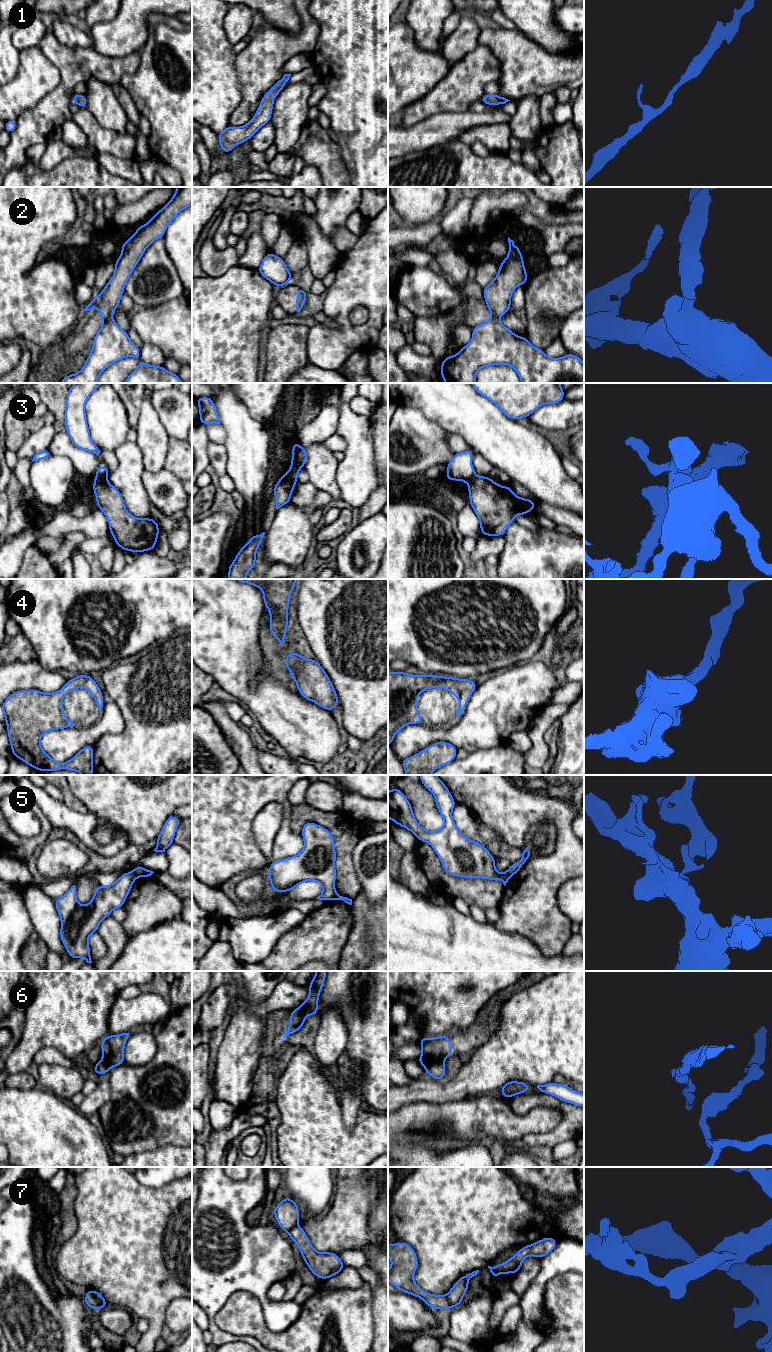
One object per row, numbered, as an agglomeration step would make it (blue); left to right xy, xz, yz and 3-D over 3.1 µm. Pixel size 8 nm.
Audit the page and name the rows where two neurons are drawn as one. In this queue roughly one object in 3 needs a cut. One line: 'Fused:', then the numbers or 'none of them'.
Fused: 2, 3, 5, 6, 7

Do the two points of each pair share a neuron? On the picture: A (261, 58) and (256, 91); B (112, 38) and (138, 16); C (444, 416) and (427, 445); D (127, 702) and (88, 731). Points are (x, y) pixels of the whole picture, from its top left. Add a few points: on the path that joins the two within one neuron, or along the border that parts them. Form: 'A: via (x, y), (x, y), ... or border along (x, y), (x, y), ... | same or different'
A: via (259, 66), (256, 83) | same
B: via (118, 36), (132, 22) | same
C: border along (421, 410), (430, 420), (449, 433) | different
D: border along (113, 700), (123, 718), (122, 731) | different

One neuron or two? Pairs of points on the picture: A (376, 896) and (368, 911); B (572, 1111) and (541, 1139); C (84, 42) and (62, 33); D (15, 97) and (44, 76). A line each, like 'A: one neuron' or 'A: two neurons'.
A: two neurons
B: one neuron
C: one neuron
D: one neuron

